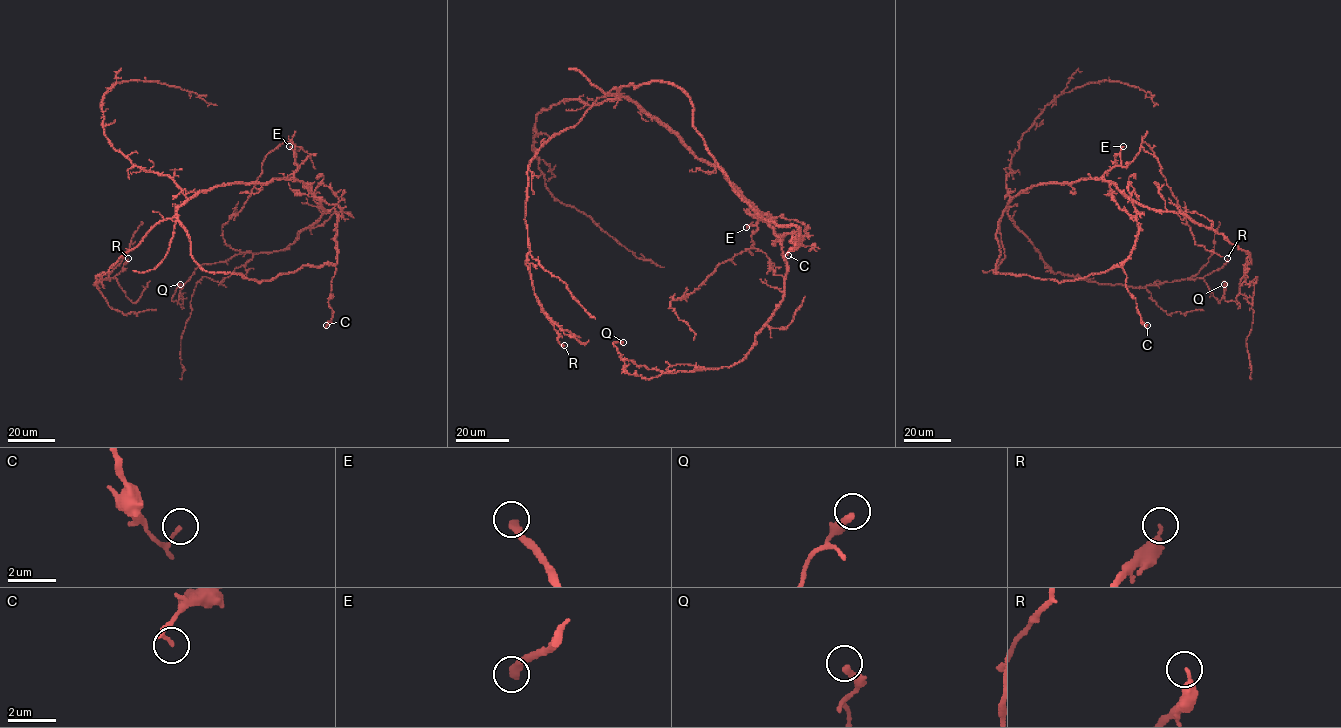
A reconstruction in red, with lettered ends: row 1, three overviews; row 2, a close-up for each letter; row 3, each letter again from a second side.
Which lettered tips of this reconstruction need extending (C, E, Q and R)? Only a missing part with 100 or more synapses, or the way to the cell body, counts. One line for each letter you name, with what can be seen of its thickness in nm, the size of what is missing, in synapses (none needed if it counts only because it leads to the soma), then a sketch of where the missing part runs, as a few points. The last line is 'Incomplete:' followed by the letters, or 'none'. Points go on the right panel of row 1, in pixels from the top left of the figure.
Incomplete: none

